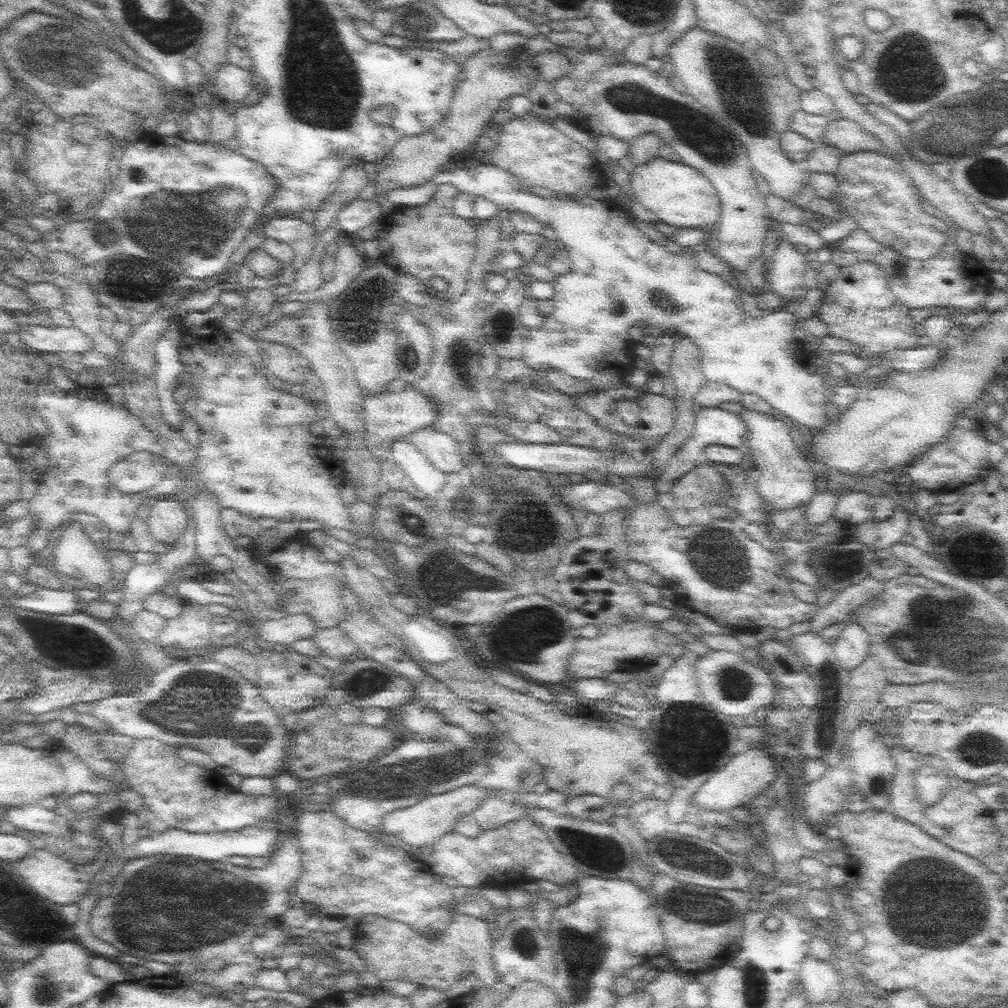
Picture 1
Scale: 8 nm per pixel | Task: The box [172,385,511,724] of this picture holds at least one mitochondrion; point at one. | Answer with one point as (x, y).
(373, 683)

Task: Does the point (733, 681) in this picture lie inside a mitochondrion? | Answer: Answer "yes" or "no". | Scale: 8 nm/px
yes

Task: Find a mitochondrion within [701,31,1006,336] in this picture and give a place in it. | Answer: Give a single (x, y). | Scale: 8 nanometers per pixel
(906, 78)

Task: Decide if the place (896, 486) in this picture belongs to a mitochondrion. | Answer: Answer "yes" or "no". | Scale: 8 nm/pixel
no

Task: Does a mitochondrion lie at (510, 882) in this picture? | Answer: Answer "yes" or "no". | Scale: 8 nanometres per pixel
no

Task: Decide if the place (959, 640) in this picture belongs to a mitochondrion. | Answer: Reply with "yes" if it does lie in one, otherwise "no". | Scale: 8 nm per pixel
yes

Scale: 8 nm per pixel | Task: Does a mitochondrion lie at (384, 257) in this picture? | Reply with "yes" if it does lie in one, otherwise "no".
no

